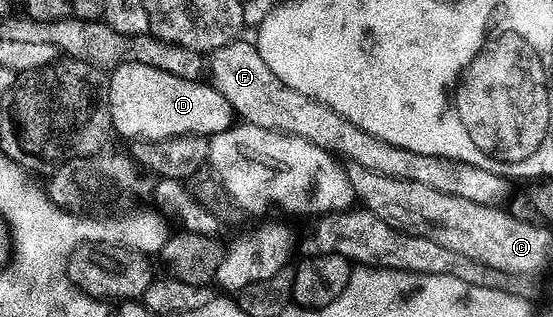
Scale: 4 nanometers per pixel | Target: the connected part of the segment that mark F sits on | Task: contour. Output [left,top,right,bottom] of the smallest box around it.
[208,40,511,205]

